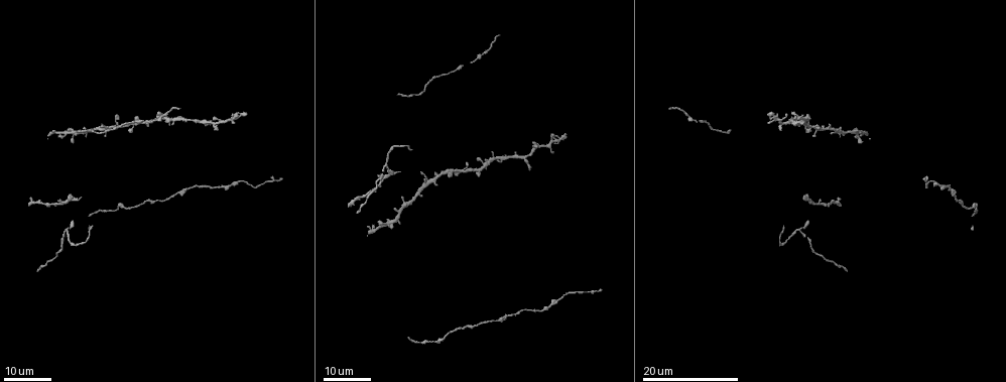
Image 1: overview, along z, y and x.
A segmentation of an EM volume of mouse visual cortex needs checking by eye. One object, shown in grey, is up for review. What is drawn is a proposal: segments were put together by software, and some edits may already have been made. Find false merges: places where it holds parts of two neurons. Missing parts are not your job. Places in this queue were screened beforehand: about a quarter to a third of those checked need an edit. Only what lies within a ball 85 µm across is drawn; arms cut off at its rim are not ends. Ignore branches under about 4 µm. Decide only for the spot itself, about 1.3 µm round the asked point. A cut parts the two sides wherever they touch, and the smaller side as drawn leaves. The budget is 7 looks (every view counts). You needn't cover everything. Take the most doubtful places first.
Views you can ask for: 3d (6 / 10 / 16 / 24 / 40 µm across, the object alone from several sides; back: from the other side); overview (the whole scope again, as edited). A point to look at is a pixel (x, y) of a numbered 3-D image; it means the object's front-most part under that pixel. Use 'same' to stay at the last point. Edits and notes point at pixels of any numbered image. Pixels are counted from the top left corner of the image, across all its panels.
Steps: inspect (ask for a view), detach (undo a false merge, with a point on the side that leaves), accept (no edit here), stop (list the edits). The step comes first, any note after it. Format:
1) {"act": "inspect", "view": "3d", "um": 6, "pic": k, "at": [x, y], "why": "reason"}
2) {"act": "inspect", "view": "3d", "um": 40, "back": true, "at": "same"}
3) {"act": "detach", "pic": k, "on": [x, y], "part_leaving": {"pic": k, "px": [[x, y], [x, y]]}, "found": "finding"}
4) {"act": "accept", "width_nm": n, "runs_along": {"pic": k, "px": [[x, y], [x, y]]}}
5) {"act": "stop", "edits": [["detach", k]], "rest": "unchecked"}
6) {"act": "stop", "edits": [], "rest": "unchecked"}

{"act": "inspect", "view": "3d", "um": 16, "pic": 1, "at": [798, 229], "why": "arms part here"}

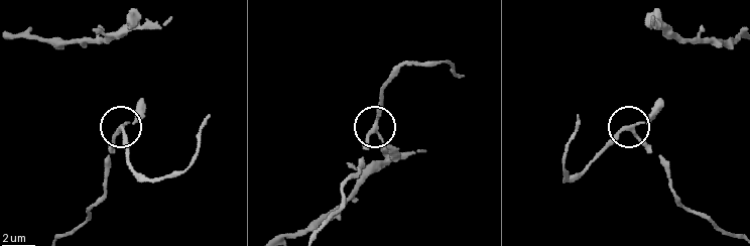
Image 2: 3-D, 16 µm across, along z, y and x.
{"act": "inspect", "view": "3d", "um": 6, "pic": 2, "at": [630, 128]}

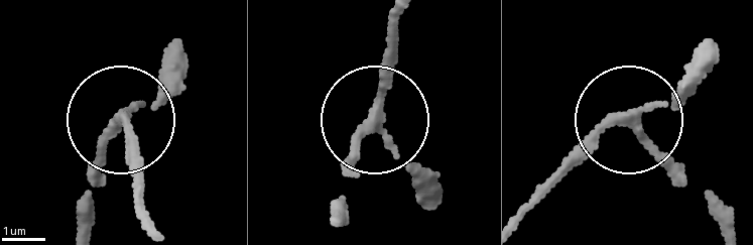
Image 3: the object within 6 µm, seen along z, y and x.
{"act": "inspect", "view": "3d", "um": 6, "back": true, "pic": 3, "at": [374, 117]}

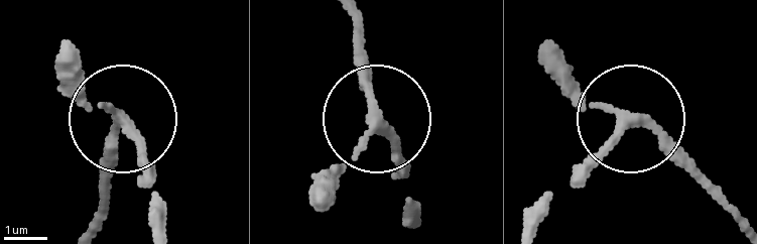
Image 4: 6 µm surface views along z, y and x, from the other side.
{"act": "accept", "found": "one neuron here"}

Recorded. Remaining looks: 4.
{"act": "inspect", "view": "3d", "um": 16, "pic": 1, "at": [393, 221], "why": "looks like a crossing"}

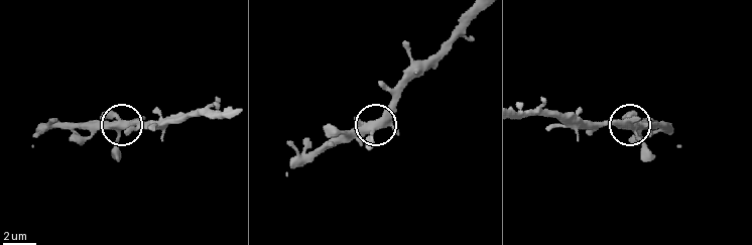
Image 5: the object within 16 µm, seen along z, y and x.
{"act": "inspect", "view": "3d", "um": 10, "pic": 5, "at": [377, 122]}

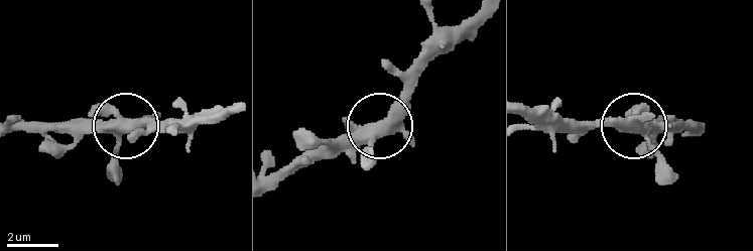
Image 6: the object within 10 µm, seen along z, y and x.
{"act": "inspect", "view": "3d", "um": 10, "back": true, "pic": 6, "at": [128, 123], "why": "from behind"}

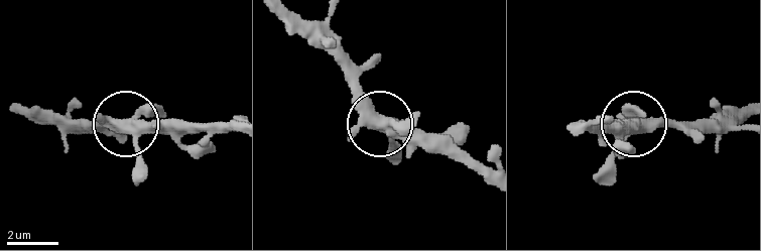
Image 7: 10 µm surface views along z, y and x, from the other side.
{"act": "accept", "runs_along": {"pic": 7, "px": [[392, 163], [385, 120], [455, 153]]}, "found": "continuous, no second neuron"}

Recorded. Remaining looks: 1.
{"act": "stop", "edits": [], "rest": "unchecked"}

